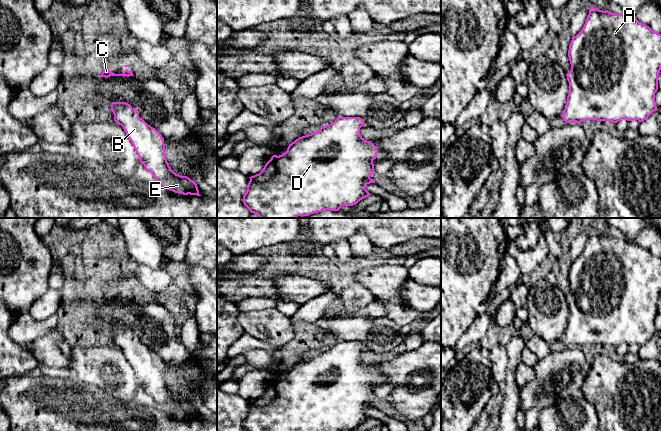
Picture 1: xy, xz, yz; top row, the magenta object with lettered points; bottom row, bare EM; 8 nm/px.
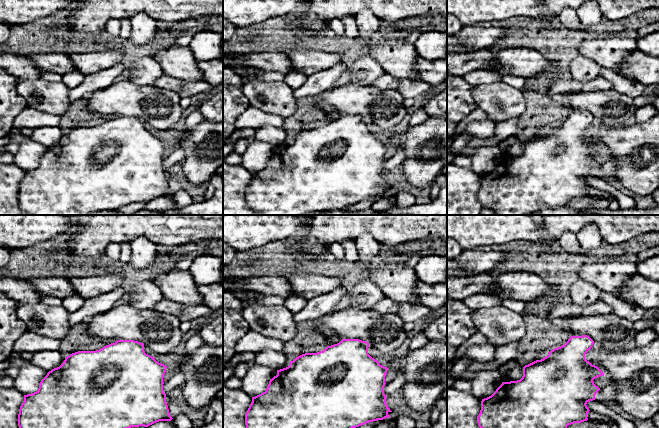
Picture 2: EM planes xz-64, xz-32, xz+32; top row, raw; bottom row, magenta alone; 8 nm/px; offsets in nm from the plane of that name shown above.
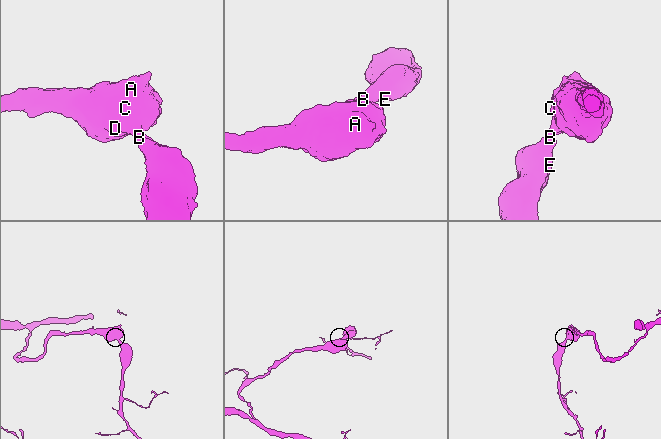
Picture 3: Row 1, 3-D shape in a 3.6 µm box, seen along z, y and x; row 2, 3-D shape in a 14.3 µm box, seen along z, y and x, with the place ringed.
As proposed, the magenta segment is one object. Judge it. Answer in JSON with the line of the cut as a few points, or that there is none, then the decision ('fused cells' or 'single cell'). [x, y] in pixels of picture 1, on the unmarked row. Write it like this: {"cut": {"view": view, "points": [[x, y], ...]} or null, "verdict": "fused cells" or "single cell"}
{"cut": null, "verdict": "single cell"}

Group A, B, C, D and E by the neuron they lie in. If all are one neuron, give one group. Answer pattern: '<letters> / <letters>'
A B C D E

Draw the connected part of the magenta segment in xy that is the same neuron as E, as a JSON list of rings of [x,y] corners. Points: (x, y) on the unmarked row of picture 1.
[[[112,326],[111,334],[114,345],[125,354],[141,388],[158,408],[175,417],[201,420],[195,405],[171,393],[166,383],[164,362],[139,341],[136,332],[126,326]]]

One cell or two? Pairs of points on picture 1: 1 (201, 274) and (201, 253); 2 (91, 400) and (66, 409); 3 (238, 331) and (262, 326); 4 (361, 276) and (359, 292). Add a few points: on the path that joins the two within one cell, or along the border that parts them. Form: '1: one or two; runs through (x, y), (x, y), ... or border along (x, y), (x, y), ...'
1: two; border along (186, 265), (201, 266), (206, 270)
2: one; runs through (85, 406), (82, 409), (72, 409)
3: two; border along (239, 312), (239, 322), (245, 332)
4: two; border along (356, 281), (364, 285), (376, 296)

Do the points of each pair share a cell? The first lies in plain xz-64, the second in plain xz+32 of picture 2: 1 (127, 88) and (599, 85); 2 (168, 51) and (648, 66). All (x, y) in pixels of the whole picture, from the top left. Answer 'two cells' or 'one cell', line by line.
1: two cells
2: two cells

